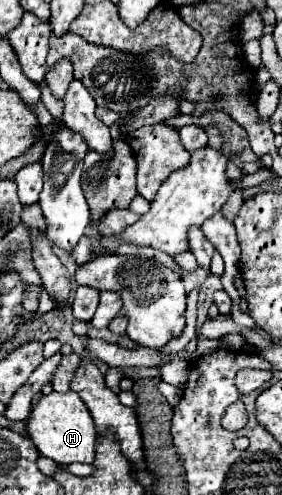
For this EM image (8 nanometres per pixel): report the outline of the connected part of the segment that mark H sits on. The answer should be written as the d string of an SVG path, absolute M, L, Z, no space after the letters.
M52 391L48 395L42 395L26 421L26 429L28 429L28 437L34 441L34 445L44 457L56 463L62 463L62 465L70 465L70 463L90 463L92 465L94 463L96 425L84 401L76 393Z

